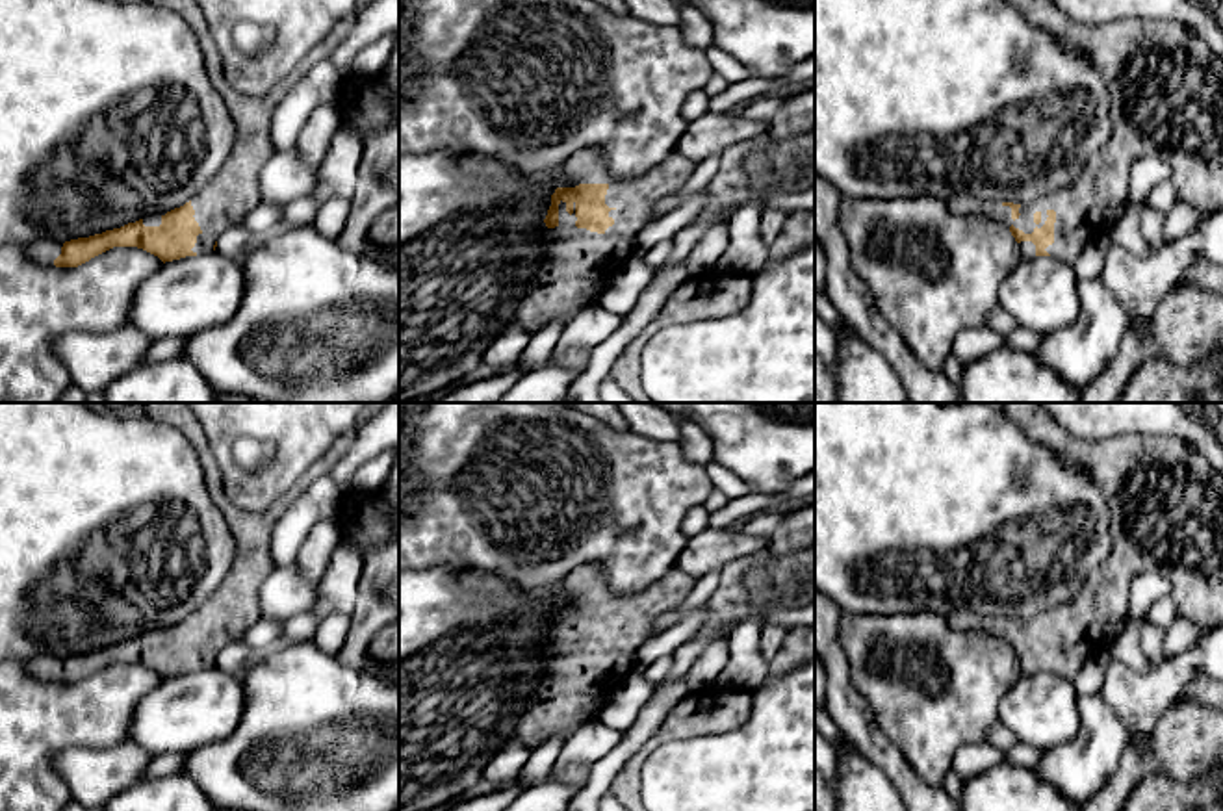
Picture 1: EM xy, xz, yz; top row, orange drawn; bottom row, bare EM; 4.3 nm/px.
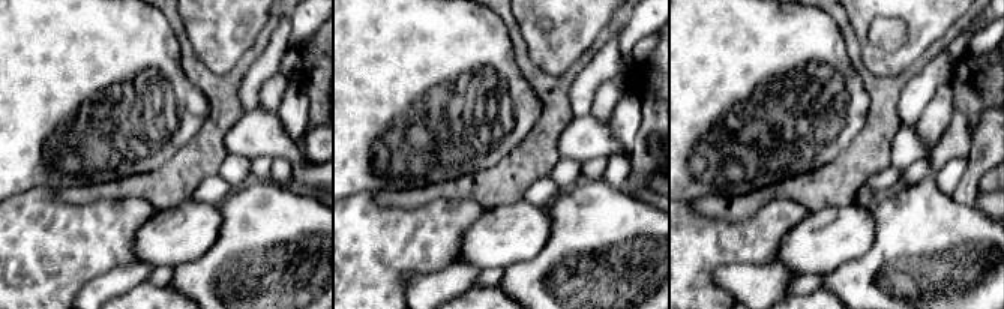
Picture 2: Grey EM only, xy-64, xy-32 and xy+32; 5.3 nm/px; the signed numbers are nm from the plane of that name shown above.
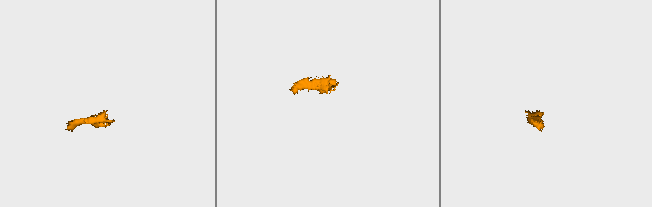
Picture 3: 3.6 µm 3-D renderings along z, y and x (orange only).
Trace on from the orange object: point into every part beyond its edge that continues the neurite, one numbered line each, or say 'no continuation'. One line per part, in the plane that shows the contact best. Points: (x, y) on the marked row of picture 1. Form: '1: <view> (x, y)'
1: xz (576, 266)

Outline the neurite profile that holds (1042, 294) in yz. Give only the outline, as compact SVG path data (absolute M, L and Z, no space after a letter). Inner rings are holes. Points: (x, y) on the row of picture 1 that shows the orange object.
M1054 256L1023 258L1000 284L1000 306L1041 336L1062 330L1082 310L1076 271Z

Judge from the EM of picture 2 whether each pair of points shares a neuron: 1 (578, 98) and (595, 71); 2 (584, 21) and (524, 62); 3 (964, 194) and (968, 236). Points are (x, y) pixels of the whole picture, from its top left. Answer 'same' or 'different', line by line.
1: same
2: different
3: different

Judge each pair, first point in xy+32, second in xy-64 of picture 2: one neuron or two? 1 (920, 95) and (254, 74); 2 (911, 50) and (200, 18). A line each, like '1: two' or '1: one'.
1: one
2: one

